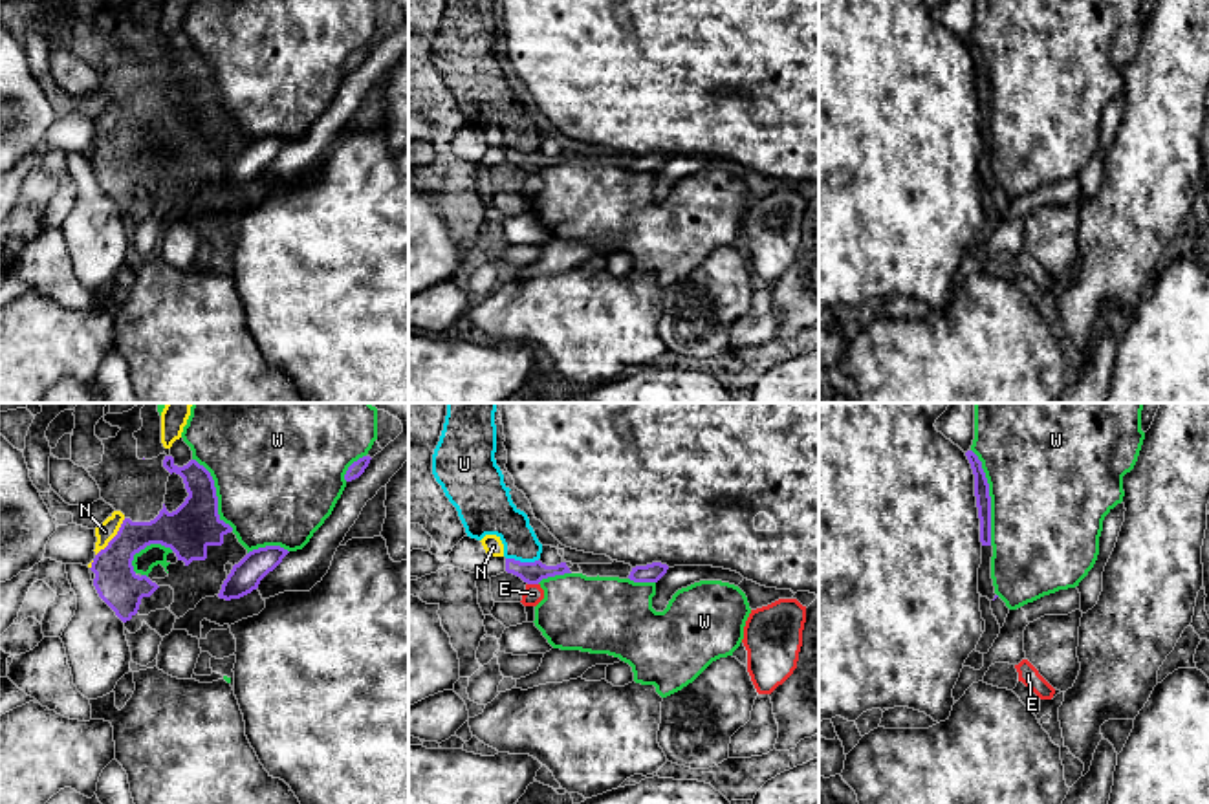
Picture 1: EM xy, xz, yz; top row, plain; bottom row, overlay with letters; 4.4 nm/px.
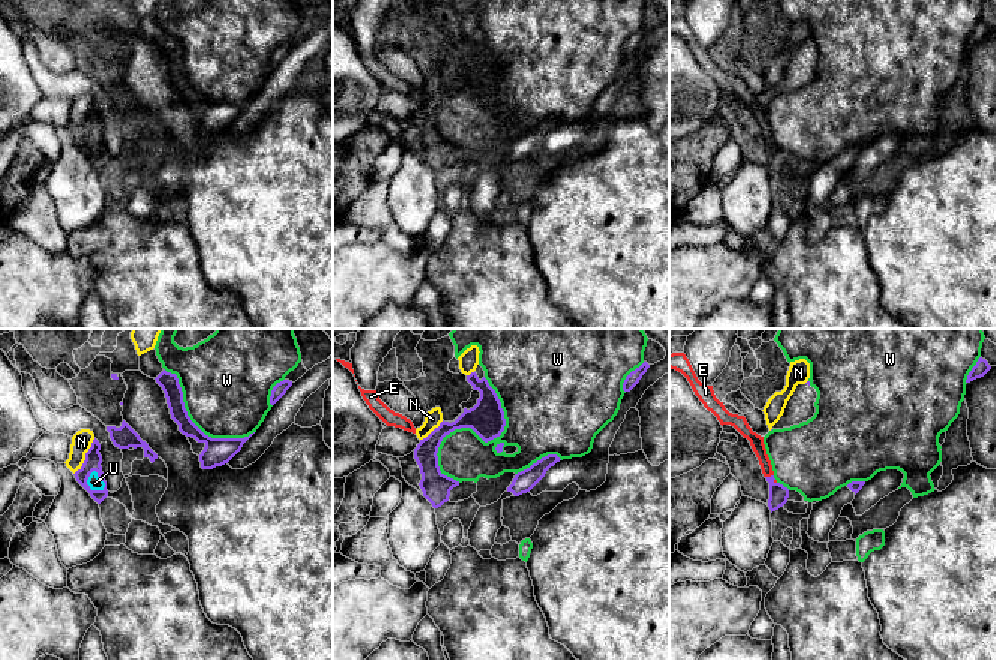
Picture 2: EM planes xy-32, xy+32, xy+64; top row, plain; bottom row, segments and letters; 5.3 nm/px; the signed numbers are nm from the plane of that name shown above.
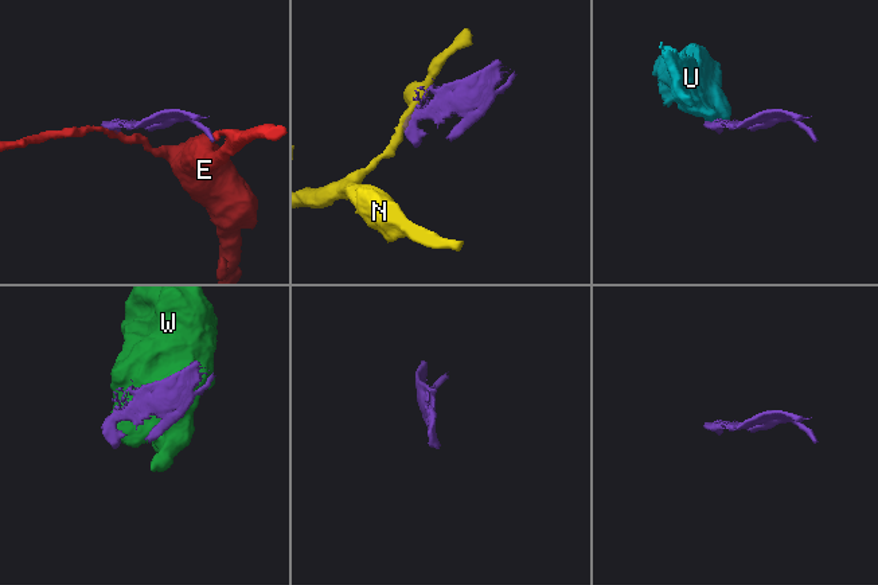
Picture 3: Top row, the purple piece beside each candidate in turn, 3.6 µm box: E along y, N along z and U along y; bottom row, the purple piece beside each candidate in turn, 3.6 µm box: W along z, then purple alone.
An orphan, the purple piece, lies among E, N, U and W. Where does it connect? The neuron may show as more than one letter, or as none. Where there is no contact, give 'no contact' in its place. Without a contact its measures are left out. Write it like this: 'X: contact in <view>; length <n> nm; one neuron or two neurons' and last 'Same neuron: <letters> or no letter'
E: contact in xz; length 50 nm; two neurons
N: contact in xy; length 220 nm; two neurons
U: contact in xz; length 140 nm; two neurons
W: contact in yz; length 440 nm; two neurons
Same neuron: no letter

